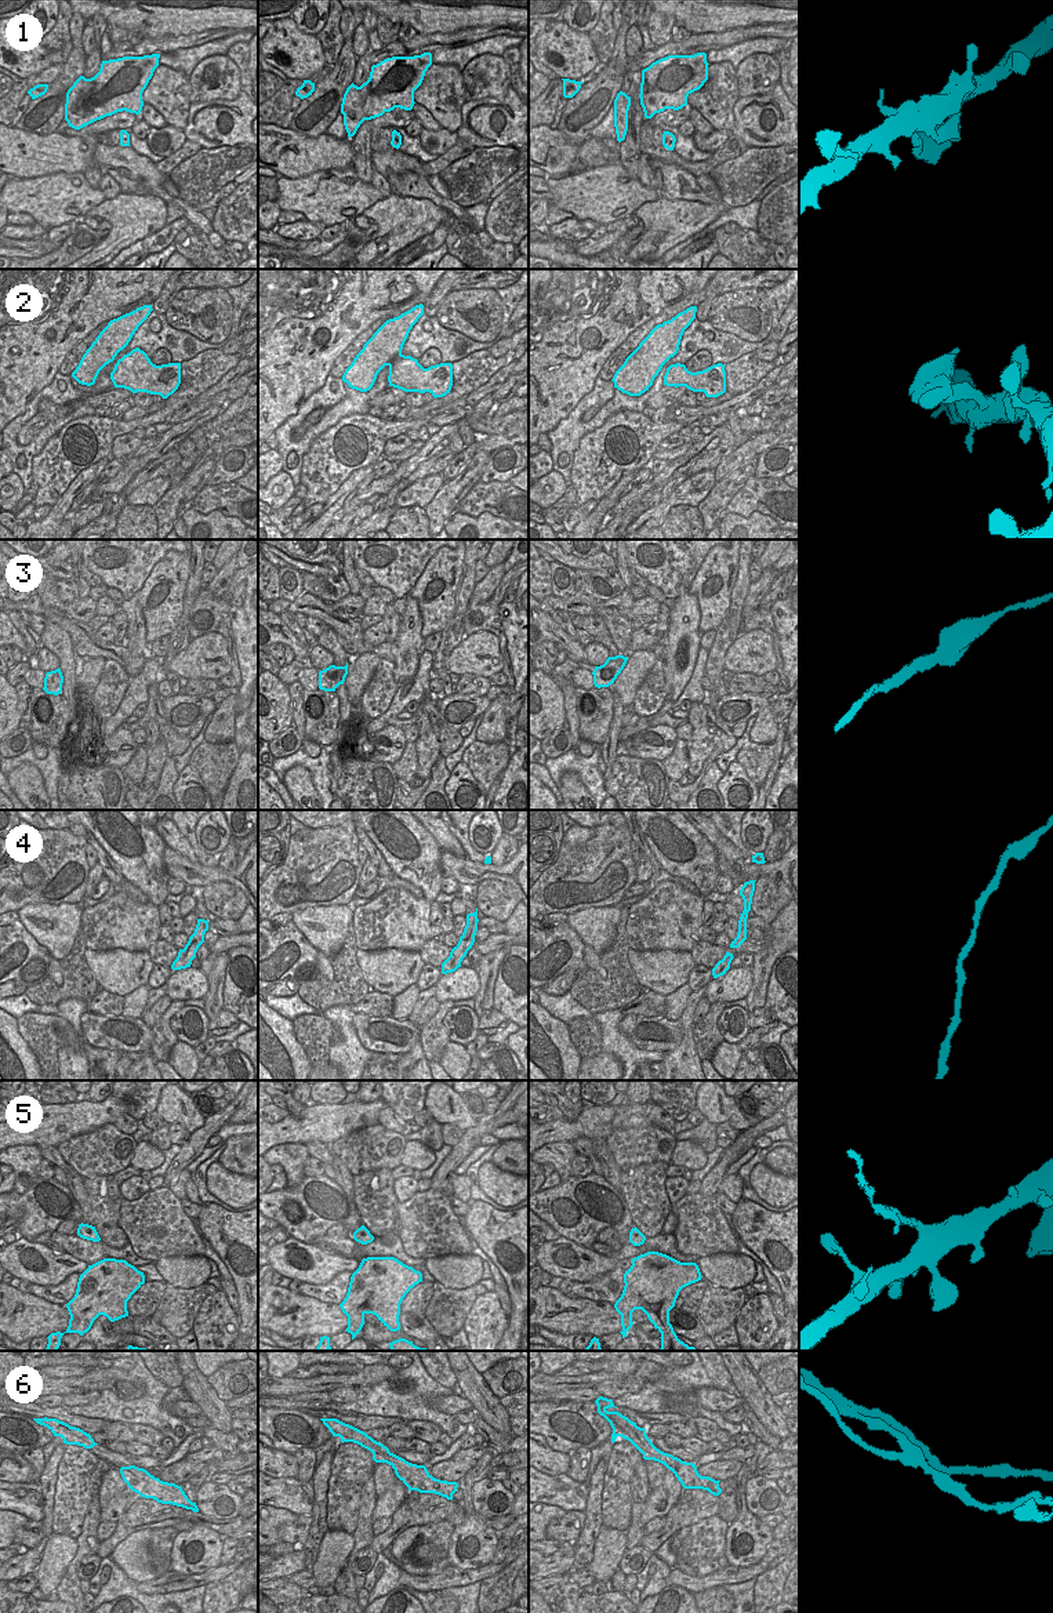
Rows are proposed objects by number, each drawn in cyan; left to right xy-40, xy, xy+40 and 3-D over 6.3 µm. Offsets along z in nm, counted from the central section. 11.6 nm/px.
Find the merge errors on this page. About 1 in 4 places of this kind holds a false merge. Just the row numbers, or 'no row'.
5, 6

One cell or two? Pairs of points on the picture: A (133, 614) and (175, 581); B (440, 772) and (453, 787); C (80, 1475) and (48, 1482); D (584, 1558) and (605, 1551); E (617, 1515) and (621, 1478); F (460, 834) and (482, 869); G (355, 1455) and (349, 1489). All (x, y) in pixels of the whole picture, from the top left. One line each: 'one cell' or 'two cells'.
A: one cell
B: two cells
C: two cells
D: two cells
E: one cell
F: two cells
G: one cell

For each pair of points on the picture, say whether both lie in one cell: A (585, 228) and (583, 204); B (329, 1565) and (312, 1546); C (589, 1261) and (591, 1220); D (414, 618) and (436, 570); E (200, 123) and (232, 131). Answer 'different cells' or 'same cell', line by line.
A: different cells
B: different cells
C: different cells
D: different cells
E: same cell

